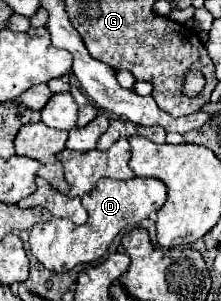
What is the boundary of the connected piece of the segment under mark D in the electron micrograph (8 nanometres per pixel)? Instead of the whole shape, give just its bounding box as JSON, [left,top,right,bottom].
[30,178,166,272]

